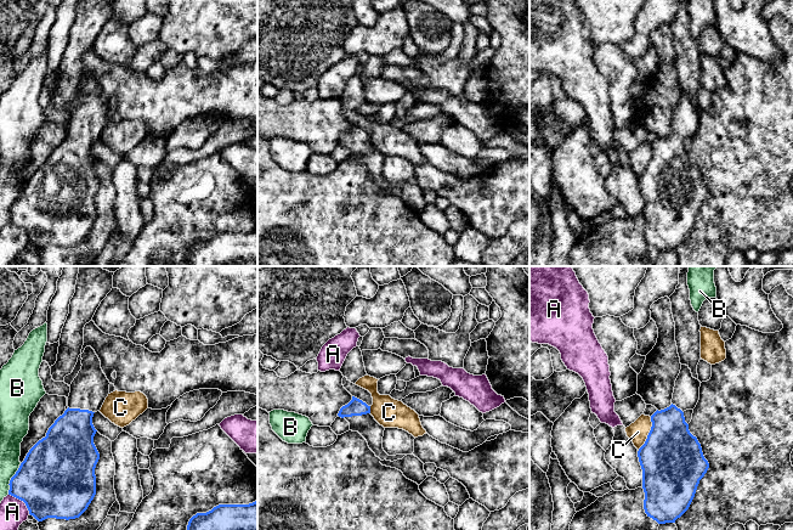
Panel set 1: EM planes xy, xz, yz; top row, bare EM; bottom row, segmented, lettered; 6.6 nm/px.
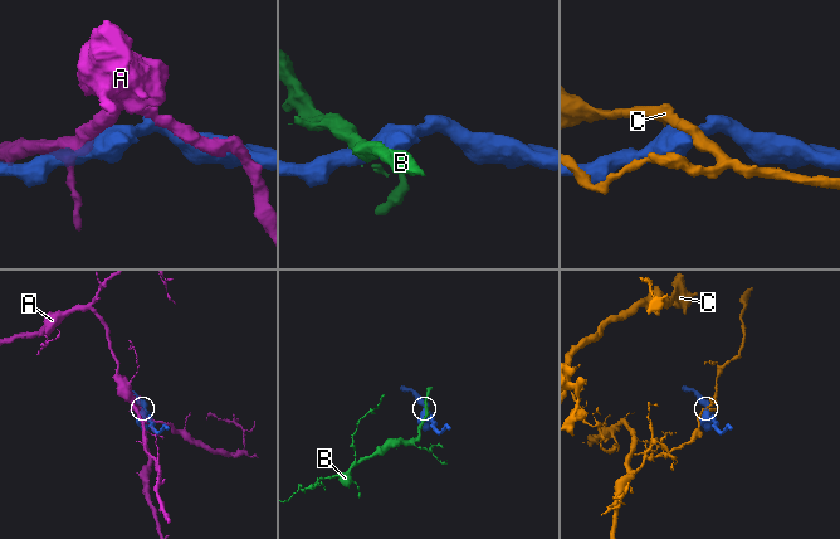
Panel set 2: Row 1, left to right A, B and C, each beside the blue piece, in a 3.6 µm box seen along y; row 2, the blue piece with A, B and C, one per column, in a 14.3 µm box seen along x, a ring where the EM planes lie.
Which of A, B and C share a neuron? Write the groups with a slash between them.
A / B / C

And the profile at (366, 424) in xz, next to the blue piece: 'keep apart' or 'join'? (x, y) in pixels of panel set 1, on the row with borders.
join

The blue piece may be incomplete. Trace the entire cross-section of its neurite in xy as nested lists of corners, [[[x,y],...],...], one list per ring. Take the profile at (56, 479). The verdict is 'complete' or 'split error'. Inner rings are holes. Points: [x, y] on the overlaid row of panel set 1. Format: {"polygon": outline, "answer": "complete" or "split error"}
{"polygon": [[[91,346],[85,348],[81,359],[81,370],[70,384],[68,408],[49,428],[46,436],[29,450],[9,484],[9,495],[23,501],[29,514],[38,521],[47,518],[79,518],[96,495],[95,468],[100,453],[94,444],[97,430],[92,424],[92,417],[108,396],[111,383]]], "answer": "split error"}

